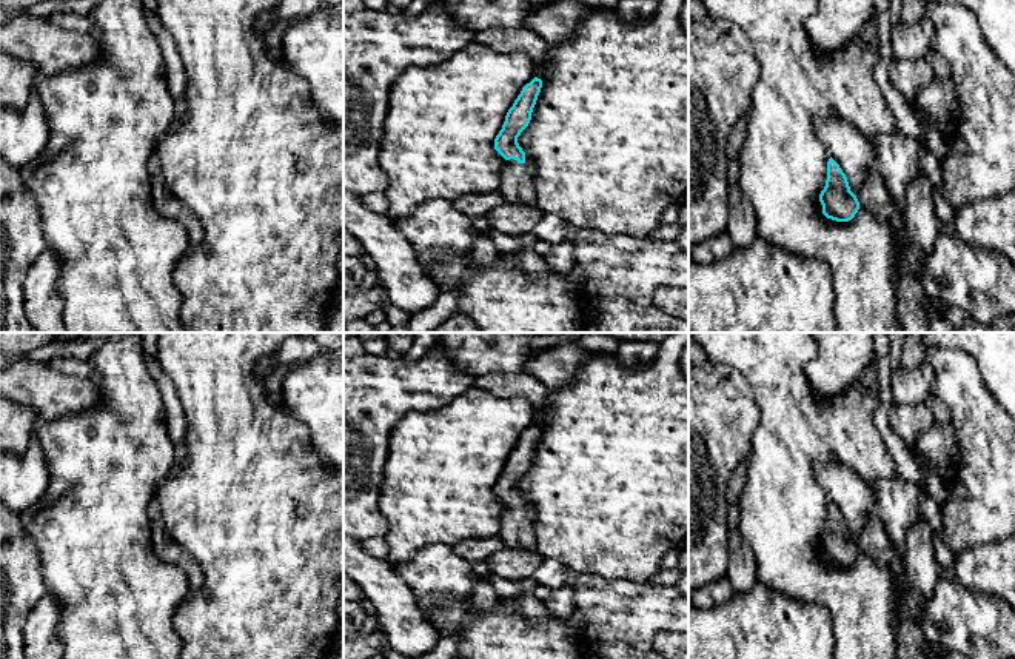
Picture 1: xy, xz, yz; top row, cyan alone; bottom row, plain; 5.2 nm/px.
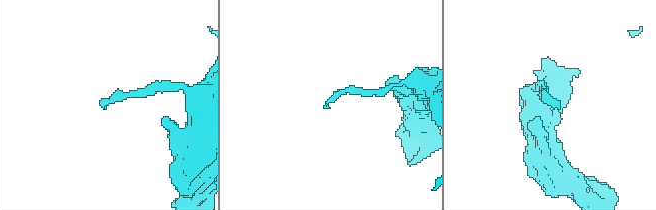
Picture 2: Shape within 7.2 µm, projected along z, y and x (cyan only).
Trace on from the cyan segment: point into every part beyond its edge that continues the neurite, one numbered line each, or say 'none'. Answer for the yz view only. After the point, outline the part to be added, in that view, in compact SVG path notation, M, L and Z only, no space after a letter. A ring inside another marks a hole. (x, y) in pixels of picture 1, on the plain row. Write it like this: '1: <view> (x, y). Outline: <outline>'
1: yz (874, 539). Outline: M876 516L870 517L855 540L859 551L867 553L876 564L887 567L893 574L896 625L899 622L899 607L907 591L904 554L890 540L884 524Z

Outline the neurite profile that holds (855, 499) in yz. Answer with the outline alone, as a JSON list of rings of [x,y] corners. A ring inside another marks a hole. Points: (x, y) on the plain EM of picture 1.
[[[838,462],[816,463],[815,476],[827,499],[846,519],[850,536],[856,539],[866,524],[876,516],[875,485]]]

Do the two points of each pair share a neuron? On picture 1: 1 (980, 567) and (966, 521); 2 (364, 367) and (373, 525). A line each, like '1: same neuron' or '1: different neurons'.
1: different neurons
2: same neuron

